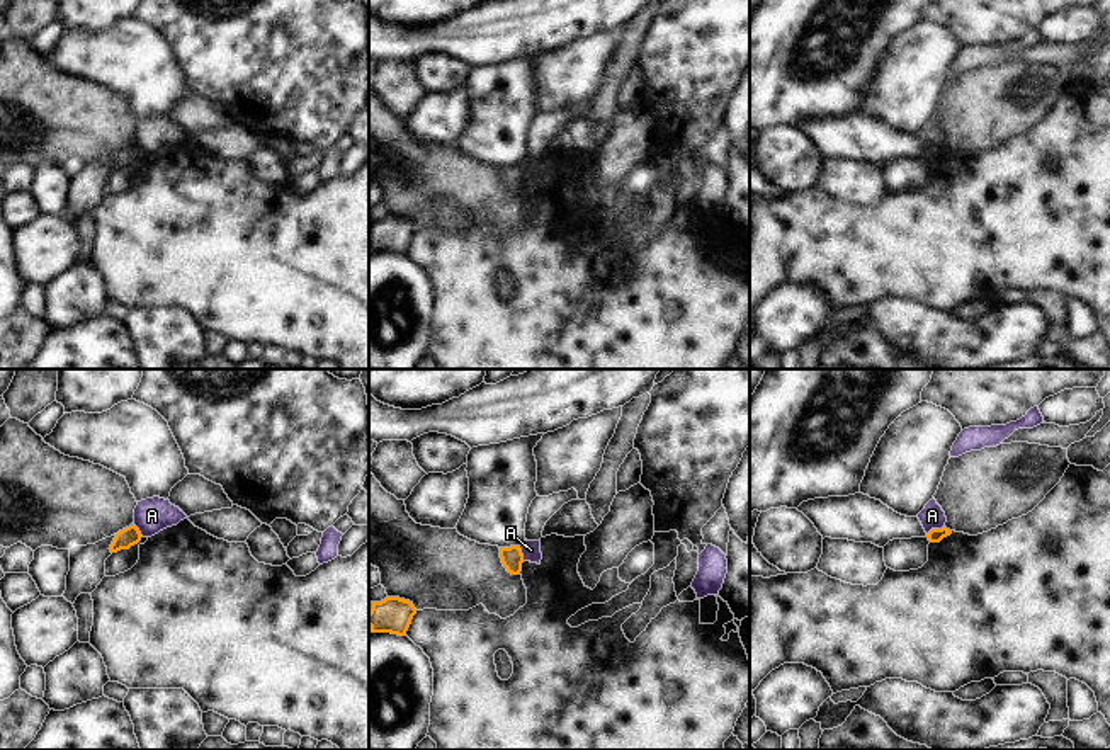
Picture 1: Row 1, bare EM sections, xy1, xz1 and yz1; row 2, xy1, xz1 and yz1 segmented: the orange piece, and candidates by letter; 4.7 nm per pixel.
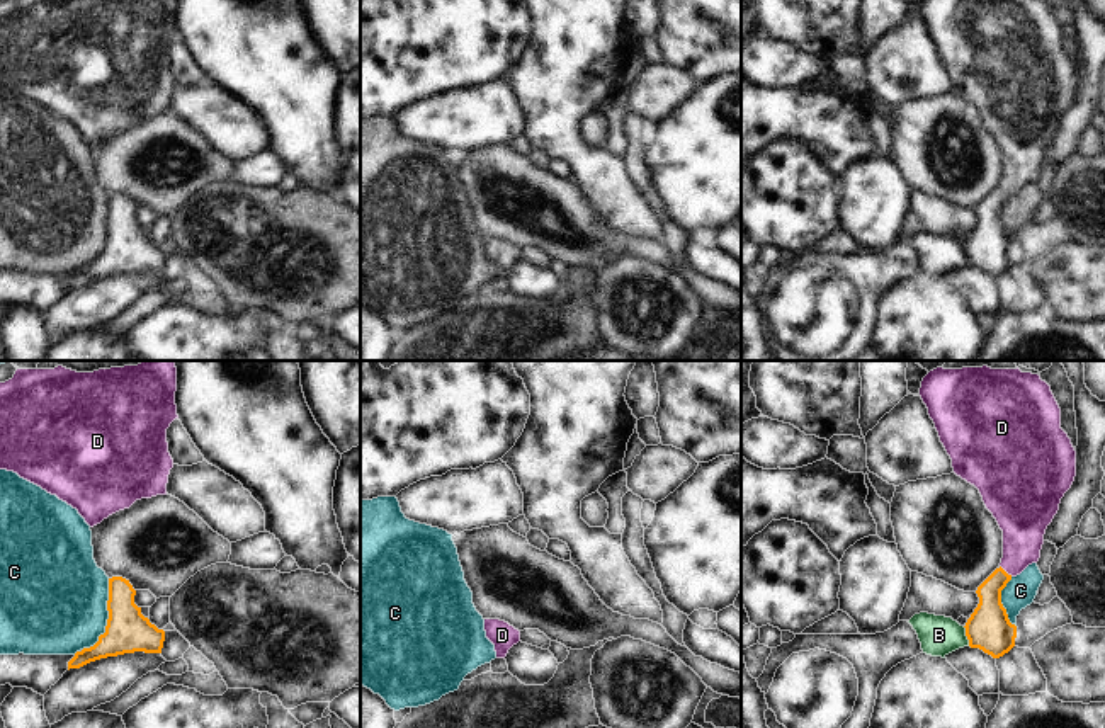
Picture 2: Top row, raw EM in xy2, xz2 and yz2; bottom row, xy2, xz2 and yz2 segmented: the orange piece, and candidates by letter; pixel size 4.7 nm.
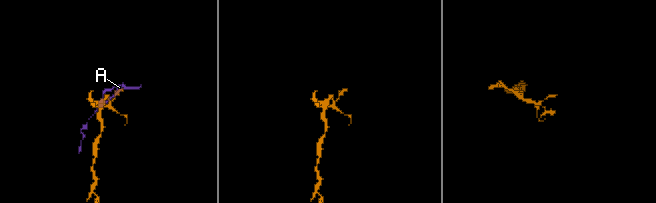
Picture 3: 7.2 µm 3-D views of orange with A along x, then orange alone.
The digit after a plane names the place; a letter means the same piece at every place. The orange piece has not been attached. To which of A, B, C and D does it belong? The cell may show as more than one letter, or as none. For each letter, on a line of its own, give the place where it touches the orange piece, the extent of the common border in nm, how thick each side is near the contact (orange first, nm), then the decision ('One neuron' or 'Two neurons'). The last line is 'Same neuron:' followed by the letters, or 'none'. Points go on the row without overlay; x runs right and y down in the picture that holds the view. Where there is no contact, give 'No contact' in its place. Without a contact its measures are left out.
A: Touches orange at yz1 (935, 148). Shared border 100 nm. Thickness 60 nm (orange) against 110 nm. Two neurons
B: Touches orange at yz2 (968, 255). Shared border 100 nm. Thickness 200 nm (orange) against 190 nm. Two neurons
C: Touches orange at xy2 (109, 237). Shared border 360 nm. Thickness 200 nm (orange) against 460 nm. Two neurons
D: Touches orange at yz2 (1005, 191). Shared border 80 nm. Thickness 180 nm (orange) against 220 nm. One neuron
Same neuron: D.

